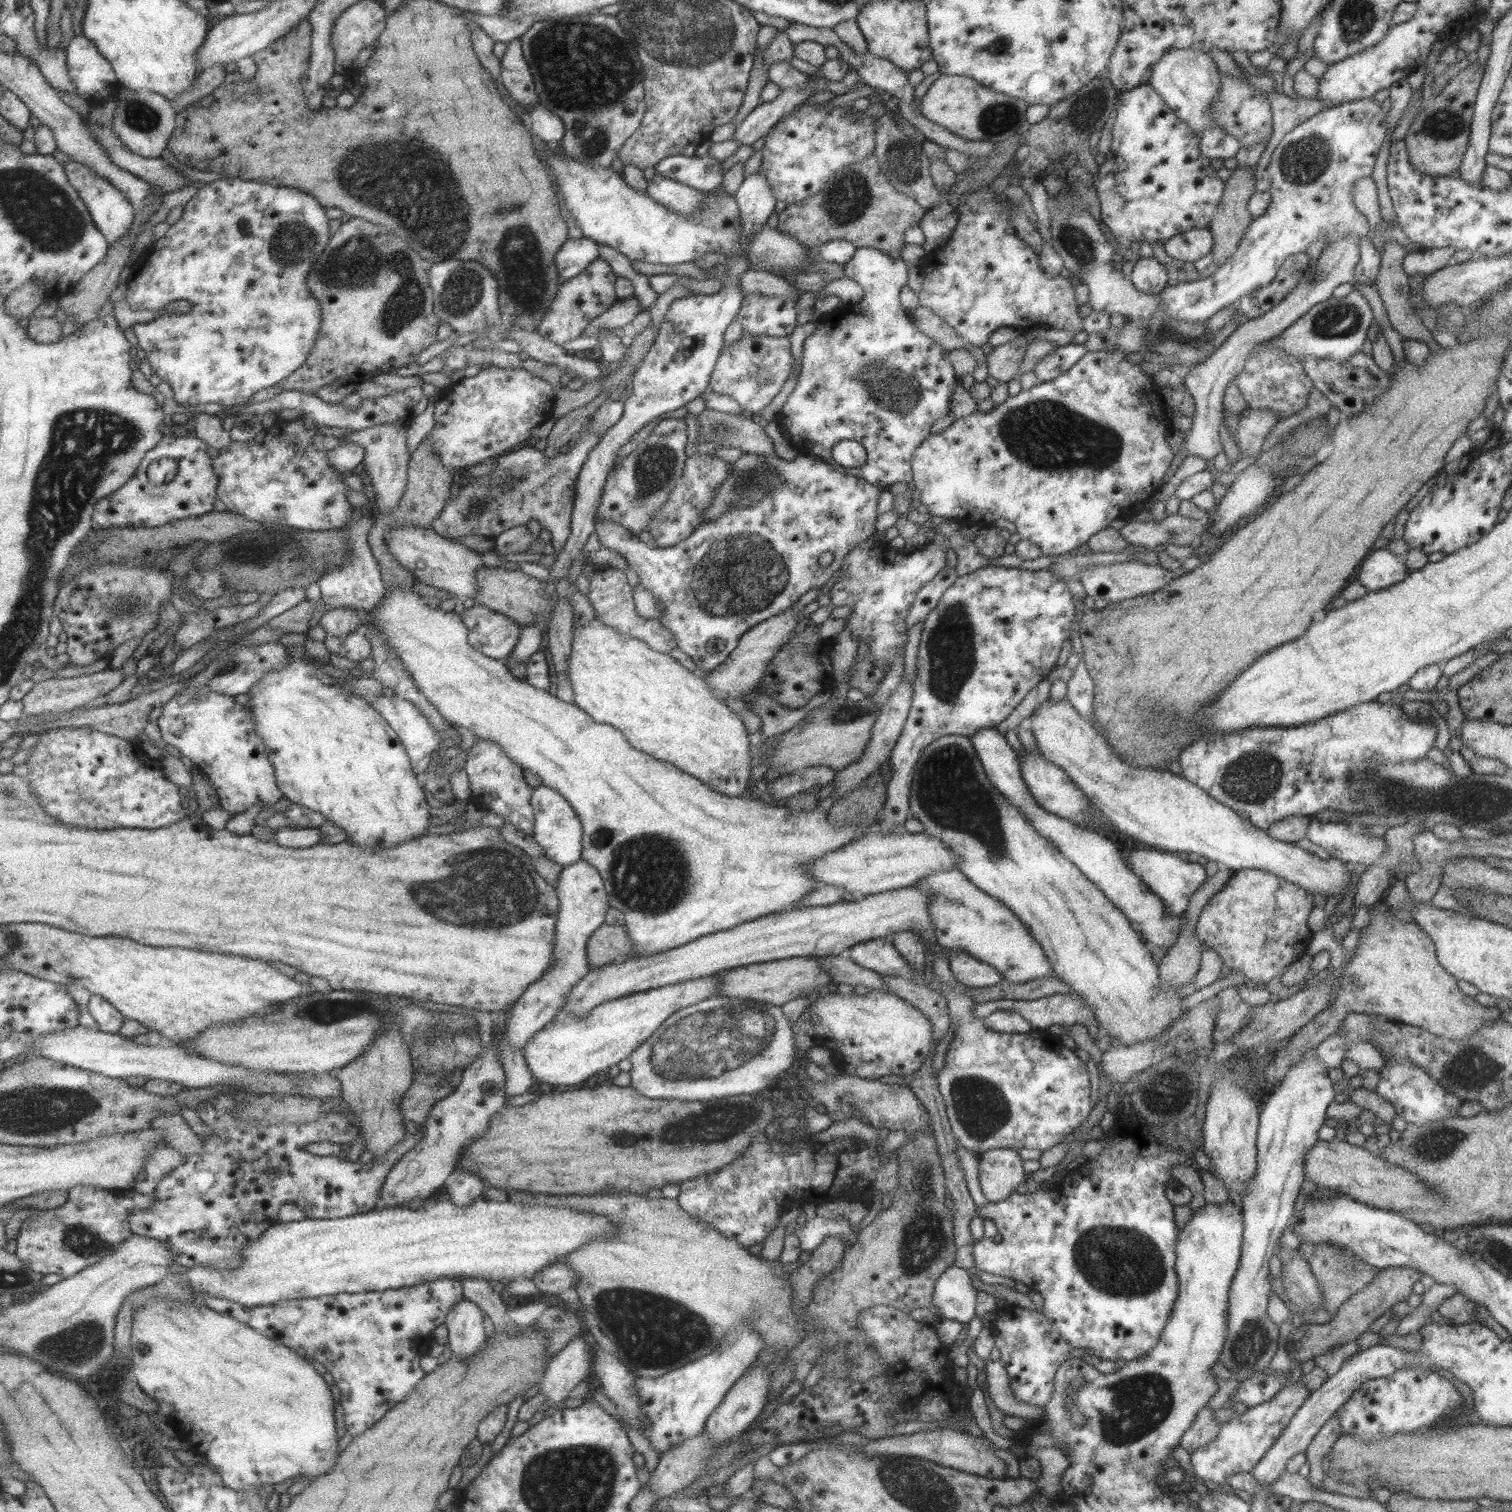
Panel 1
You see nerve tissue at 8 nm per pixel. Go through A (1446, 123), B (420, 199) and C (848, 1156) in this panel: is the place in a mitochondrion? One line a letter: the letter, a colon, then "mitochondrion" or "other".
A: mitochondrion
B: mitochondrion
C: mitochondrion

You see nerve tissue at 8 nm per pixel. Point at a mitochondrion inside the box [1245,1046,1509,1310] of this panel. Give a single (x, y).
(1471, 1070)

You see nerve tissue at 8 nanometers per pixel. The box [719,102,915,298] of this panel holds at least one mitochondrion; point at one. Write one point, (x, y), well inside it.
(849, 195)

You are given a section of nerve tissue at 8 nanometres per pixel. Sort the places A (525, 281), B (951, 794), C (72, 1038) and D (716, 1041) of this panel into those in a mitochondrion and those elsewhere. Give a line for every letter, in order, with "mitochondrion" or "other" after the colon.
A: mitochondrion
B: mitochondrion
C: other
D: mitochondrion

